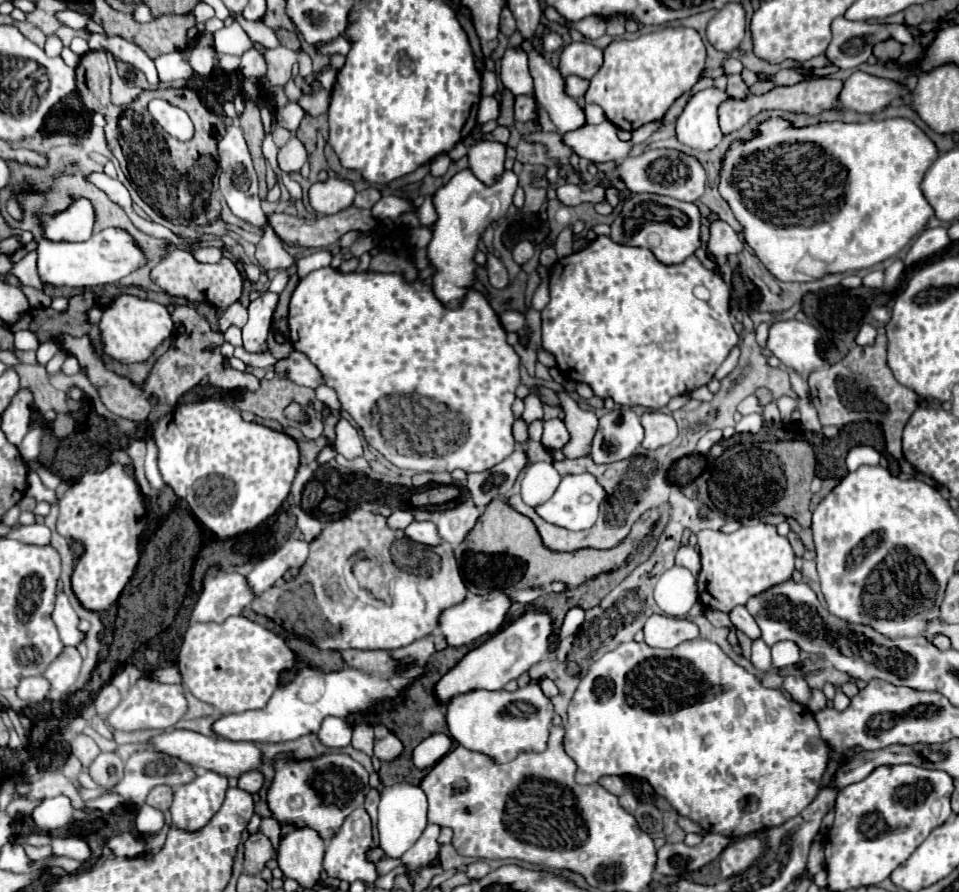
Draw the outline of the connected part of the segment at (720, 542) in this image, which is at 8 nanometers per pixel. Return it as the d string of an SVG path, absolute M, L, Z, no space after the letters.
M758 522L730 534L702 530L698 534L698 548L702 558L698 594L706 608L730 612L734 606L746 604L746 598L760 594L778 582L784 582L794 572L792 546L788 538L780 536L772 524Z

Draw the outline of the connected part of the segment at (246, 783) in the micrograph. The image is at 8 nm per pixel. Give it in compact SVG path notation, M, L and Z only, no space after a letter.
M250 770L238 778L238 788L246 790L250 794L256 794L262 788L262 784L264 784L264 776L256 770Z

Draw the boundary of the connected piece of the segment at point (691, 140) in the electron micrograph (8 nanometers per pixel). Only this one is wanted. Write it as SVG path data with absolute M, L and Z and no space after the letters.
M706 88L694 94L678 118L676 124L678 140L700 152L714 150L716 144L722 140L718 126L720 102L722 94L716 88Z

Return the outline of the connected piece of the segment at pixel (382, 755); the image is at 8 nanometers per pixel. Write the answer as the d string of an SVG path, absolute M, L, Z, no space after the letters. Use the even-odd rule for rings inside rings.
M388 734L382 740L374 740L374 756L382 762L394 760L400 752L402 752L402 742L394 734Z

